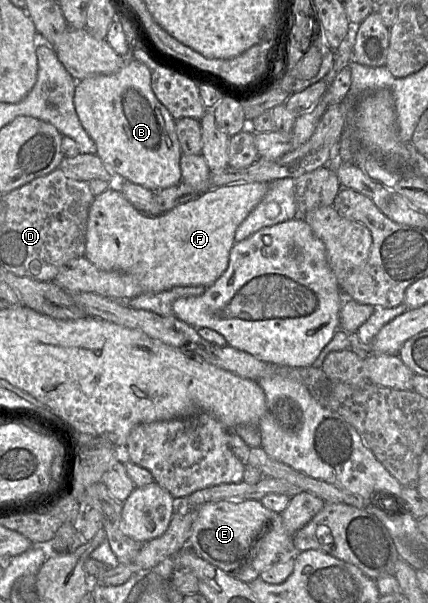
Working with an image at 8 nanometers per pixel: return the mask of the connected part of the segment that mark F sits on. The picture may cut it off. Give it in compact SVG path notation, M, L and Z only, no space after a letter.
M265 182L224 185L210 189L158 216L150 216L137 210L117 186L111 186L95 196L89 208L84 255L99 269L131 275L143 293L161 292L175 286L208 287L226 270L238 226L262 200L267 190L268 183Z

